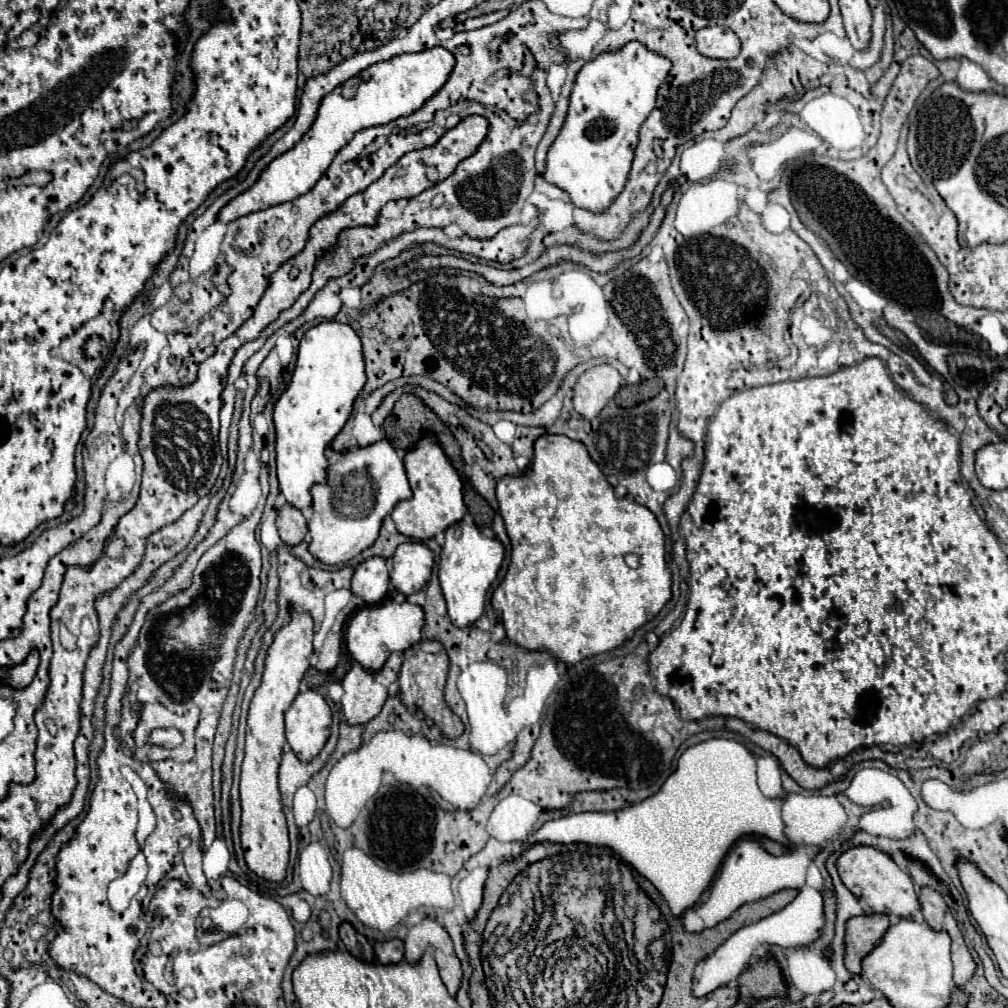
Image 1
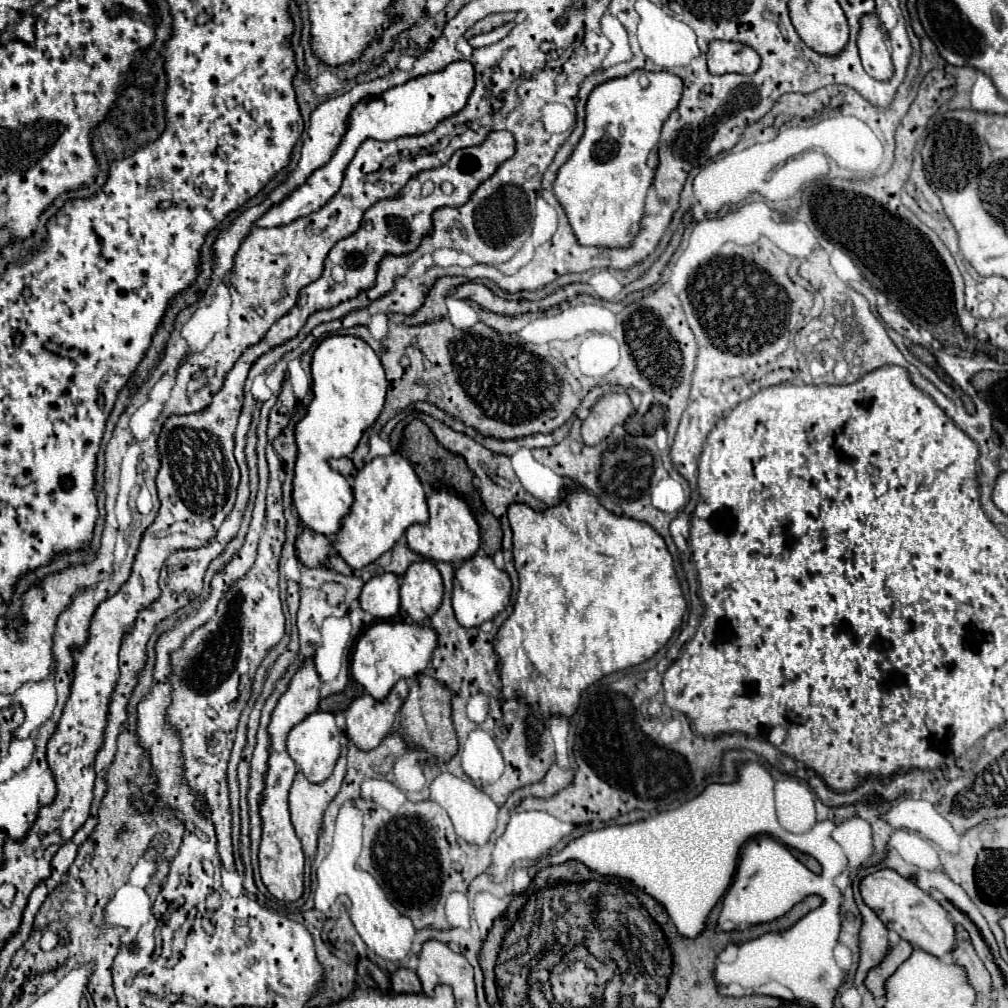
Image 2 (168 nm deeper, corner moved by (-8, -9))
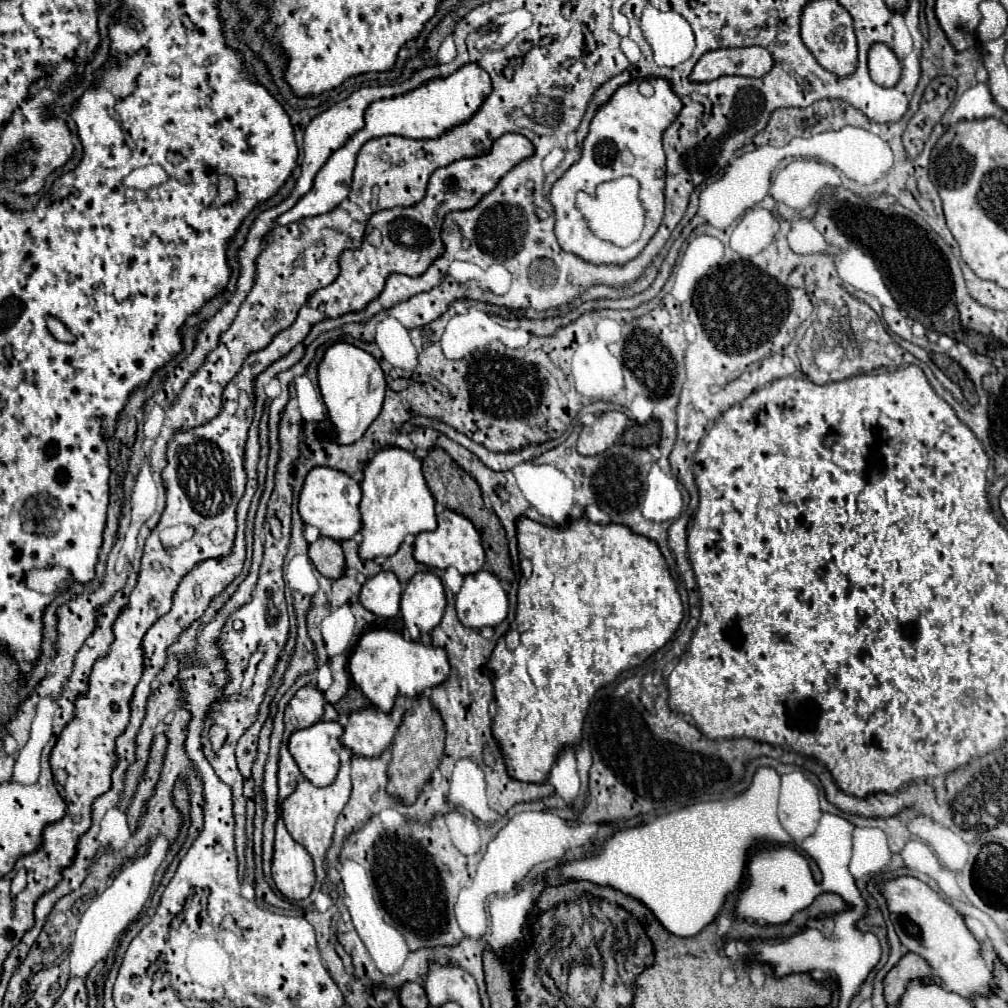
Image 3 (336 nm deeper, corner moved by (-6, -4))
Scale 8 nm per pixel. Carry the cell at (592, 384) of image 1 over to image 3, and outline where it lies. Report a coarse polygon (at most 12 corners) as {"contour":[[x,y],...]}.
{"contour":[[619,411],[603,413],[583,427],[581,455],[599,455],[627,429]]}

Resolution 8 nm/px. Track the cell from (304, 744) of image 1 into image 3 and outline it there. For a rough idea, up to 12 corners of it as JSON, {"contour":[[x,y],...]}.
{"contour":[[319,721],[291,735],[289,753],[315,787],[339,771],[343,727]]}

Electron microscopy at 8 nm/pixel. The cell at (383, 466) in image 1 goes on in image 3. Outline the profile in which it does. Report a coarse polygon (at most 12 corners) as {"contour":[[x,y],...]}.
{"contour":[[377,451],[363,473],[361,559],[435,531],[421,459]]}

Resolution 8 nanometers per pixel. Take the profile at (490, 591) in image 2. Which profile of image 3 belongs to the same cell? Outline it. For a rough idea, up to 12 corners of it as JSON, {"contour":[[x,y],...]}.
{"contour":[[467,575],[455,599],[459,621],[475,631],[503,623],[501,581]]}

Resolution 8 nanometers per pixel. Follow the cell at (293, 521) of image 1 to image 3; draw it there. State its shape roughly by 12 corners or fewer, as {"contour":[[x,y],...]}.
{"contour":[[329,537],[309,545],[309,559],[329,579],[345,573],[343,549]]}

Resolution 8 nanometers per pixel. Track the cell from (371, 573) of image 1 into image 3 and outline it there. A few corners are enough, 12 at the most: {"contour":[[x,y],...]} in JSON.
{"contour":[[381,571],[361,587],[361,605],[377,617],[395,617],[399,579]]}

